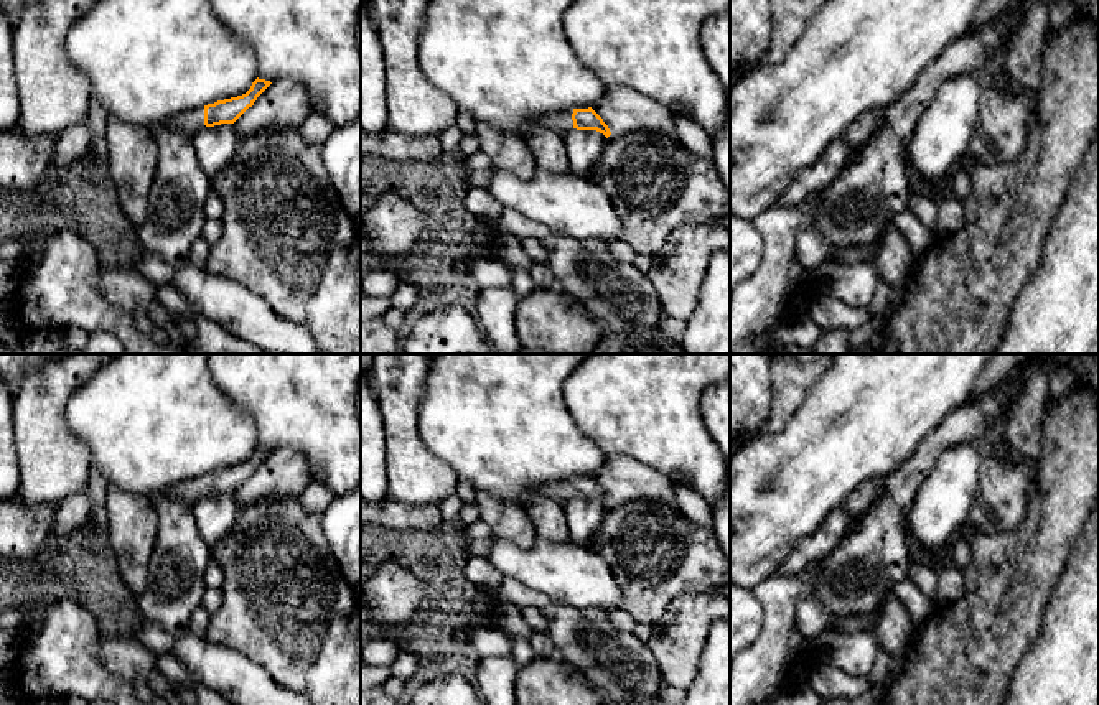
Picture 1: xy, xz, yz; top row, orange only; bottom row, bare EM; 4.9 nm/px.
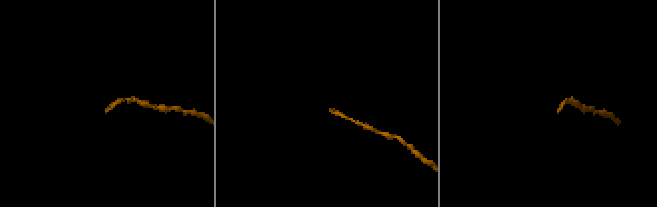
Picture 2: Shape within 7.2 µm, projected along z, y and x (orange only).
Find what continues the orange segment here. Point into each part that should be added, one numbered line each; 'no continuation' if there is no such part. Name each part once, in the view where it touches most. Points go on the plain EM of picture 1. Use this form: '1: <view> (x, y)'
1: xy (190, 491)

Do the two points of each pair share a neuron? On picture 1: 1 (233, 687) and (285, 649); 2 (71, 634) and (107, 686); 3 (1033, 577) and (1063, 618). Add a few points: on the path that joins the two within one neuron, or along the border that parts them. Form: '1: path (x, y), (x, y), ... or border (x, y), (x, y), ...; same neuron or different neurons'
1: border (228, 646), (259, 664), (284, 687); different neurons
2: path (71, 648), (94, 674); same neuron
3: border (1065, 564), (1047, 605), (1038, 636); different neurons

